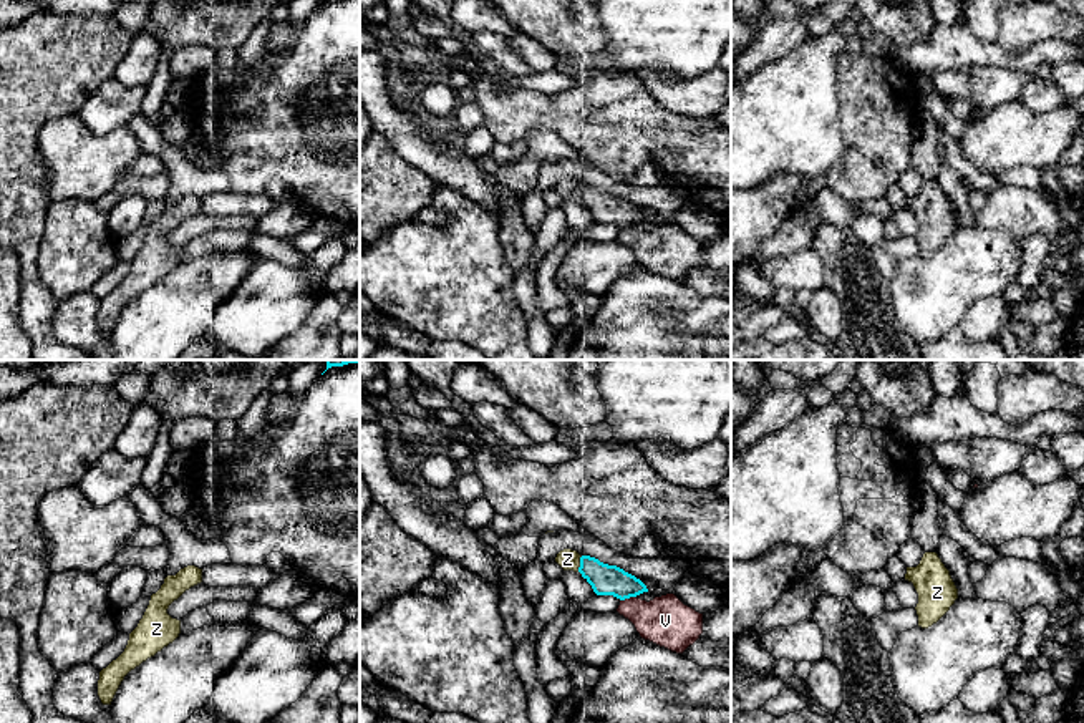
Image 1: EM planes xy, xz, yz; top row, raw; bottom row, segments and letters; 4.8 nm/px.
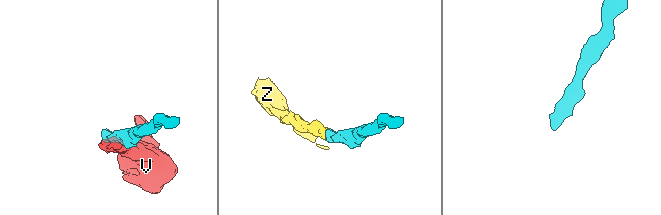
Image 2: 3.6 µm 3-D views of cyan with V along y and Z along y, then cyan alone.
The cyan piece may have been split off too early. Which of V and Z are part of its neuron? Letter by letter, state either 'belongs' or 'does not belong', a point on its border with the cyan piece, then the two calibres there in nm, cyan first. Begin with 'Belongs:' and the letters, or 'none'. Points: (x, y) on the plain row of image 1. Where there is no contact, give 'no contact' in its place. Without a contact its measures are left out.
Belongs: Z
V: does not belong; meets cyan in xz at (627, 226); 150 nm thick on the cyan side, 240 nm on the other
Z: belongs; meets cyan in xz at (580, 193); 150 nm thick on the cyan side, 100 nm on the other

